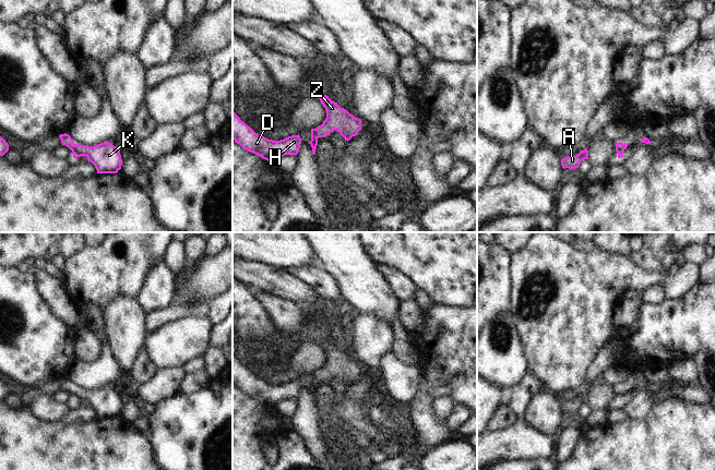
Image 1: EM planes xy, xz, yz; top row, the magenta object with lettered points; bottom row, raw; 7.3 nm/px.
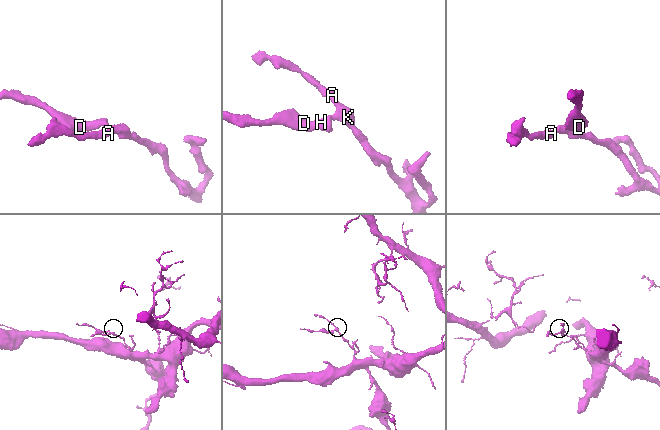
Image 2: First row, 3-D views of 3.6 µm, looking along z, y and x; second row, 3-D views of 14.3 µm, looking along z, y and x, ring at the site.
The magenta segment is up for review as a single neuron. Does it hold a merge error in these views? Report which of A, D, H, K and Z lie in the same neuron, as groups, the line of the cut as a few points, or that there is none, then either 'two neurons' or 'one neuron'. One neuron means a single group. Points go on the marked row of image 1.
A D H K Z; no cut; one neuron

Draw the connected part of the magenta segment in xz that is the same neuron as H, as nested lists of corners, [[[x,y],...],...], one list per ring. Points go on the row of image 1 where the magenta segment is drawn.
[[[233,112],[233,140],[243,149],[270,162],[284,155],[297,155],[301,144],[299,134],[281,141],[269,140],[255,133],[235,112]]]

